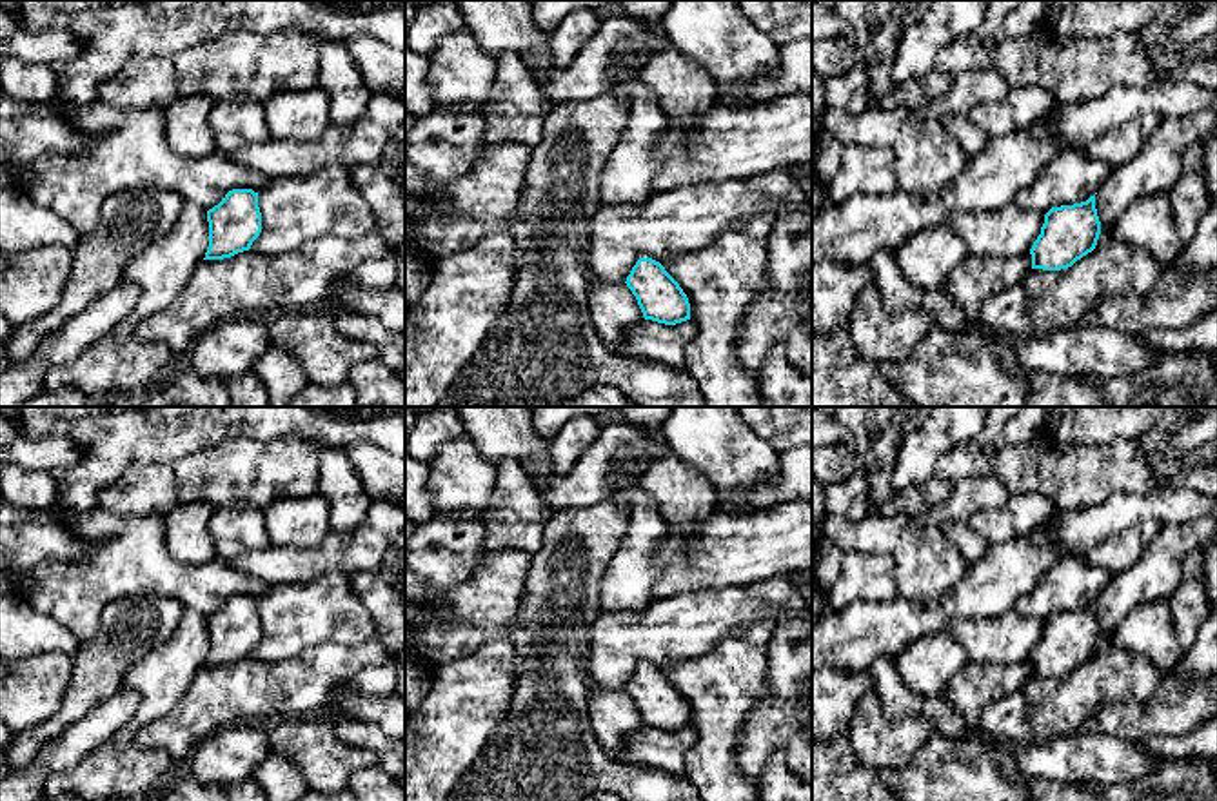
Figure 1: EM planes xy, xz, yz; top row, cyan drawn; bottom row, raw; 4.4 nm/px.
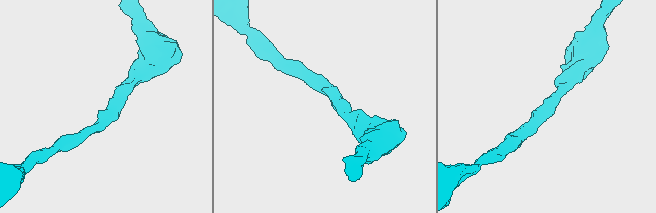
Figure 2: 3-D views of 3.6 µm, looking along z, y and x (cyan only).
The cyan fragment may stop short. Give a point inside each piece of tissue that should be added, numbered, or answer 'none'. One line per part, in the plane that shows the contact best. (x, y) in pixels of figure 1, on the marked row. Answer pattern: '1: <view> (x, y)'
none

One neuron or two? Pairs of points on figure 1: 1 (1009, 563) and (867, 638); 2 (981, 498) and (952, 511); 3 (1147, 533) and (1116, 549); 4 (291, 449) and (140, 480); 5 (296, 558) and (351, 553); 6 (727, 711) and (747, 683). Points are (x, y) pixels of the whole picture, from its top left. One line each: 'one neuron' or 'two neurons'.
1: one neuron
2: one neuron
3: one neuron
4: one neuron
5: one neuron
6: one neuron

